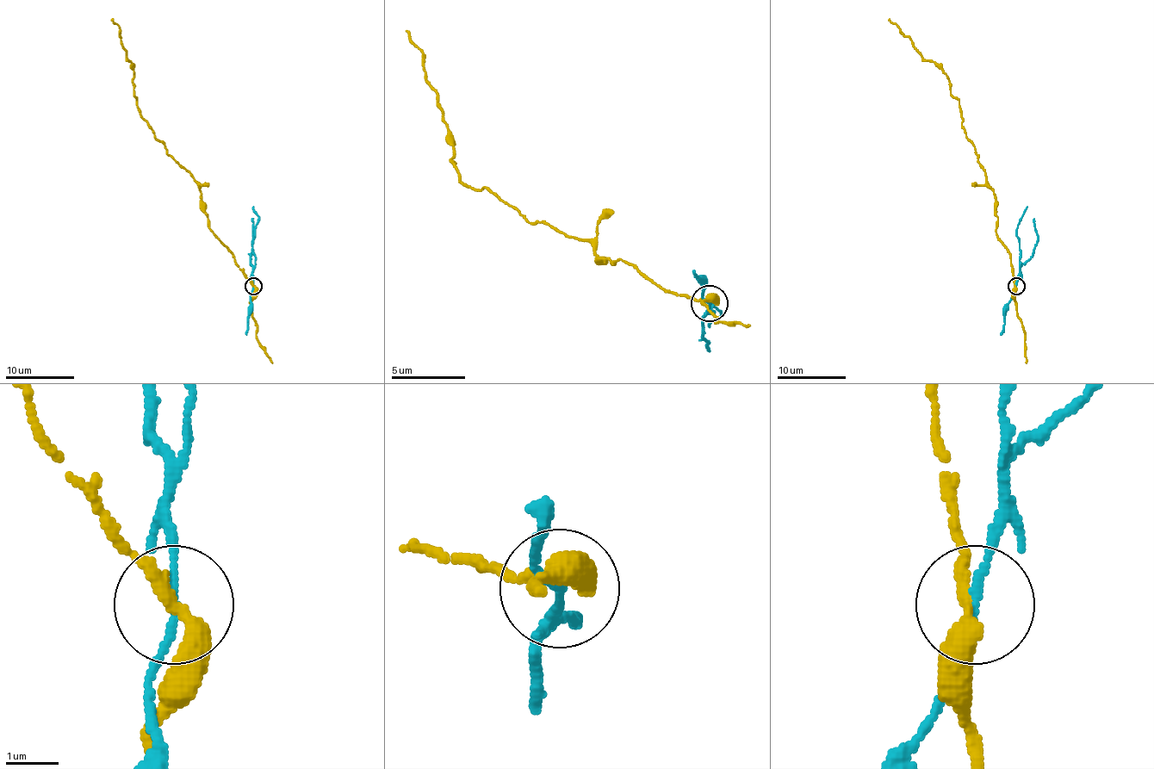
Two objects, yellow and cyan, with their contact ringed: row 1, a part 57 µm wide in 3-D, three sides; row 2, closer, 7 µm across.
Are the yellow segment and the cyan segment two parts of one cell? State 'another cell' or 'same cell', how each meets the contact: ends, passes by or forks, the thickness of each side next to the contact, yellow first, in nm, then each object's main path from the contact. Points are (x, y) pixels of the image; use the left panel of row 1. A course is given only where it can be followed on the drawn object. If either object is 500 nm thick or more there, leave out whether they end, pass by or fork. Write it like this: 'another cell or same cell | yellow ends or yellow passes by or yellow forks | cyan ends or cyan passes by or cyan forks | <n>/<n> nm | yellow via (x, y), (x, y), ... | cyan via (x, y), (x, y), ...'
another cell | yellow passes by | cyan passes by | 280/130 nm | yellow via (253, 285), (212, 230), (196, 180), (167, 152), (141, 114), (134, 94), (134, 68), (112, 18) | cyan via (253, 285), (253, 238), (258, 216), (253, 206)

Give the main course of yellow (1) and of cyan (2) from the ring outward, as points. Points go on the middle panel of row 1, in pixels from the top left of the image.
1: (708, 300), (667, 293), (520, 215), (487, 186), (462, 182), (424, 53), (406, 31)
2: (708, 304), (708, 312), (712, 304), (719, 315), (708, 326)

